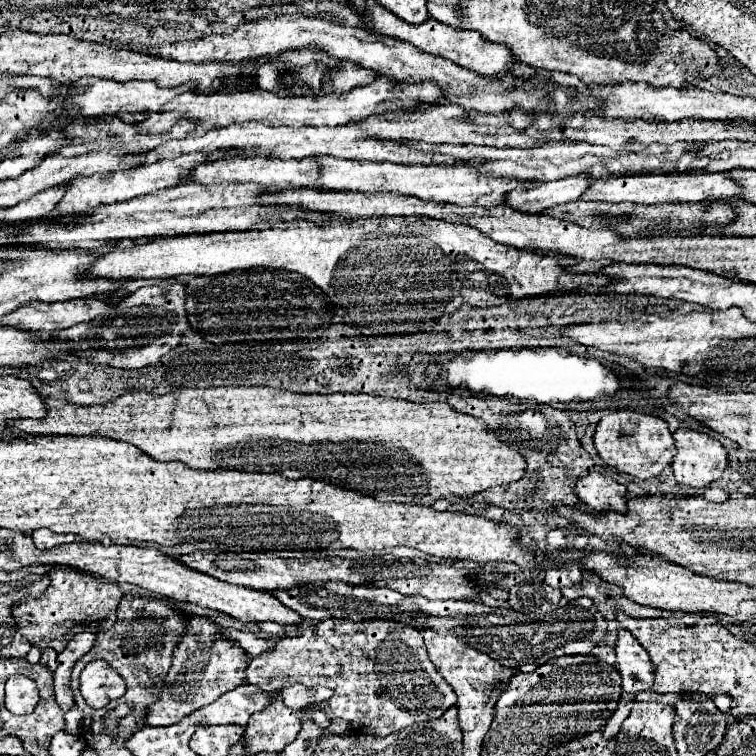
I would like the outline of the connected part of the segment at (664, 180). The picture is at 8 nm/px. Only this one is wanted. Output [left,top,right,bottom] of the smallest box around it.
[582,173,742,205]

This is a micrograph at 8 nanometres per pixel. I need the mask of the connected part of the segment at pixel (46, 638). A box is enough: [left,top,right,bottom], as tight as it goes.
[14,569,122,651]

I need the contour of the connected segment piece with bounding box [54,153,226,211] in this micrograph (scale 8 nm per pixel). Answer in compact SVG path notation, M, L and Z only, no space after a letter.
M198 153L192 155L182 155L176 159L164 159L164 161L156 161L152 165L142 165L142 167L134 167L134 169L126 169L126 171L116 171L116 173L108 173L108 175L92 175L92 177L74 177L68 185L66 185L66 195L62 197L62 201L58 203L58 207L54 211L90 211L94 209L98 203L116 203L116 201L128 201L140 195L148 195L166 187L174 187L178 185L178 177L190 169L194 169L196 165L204 163L204 161L216 161L226 157L224 153L214 153L210 157L202 157Z

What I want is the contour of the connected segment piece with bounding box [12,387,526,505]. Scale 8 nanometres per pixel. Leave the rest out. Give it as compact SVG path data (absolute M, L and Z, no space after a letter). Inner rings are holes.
M212 387L184 389L170 395L128 393L104 405L74 405L46 399L46 417L40 421L12 421L26 435L100 435L126 441L156 461L182 461L192 469L238 469L254 473L278 473L288 479L314 477L340 485L376 501L432 505L440 497L470 497L478 491L522 479L524 459L518 451L498 441L484 421L454 411L446 403L418 405L376 395L300 395L270 387Z

